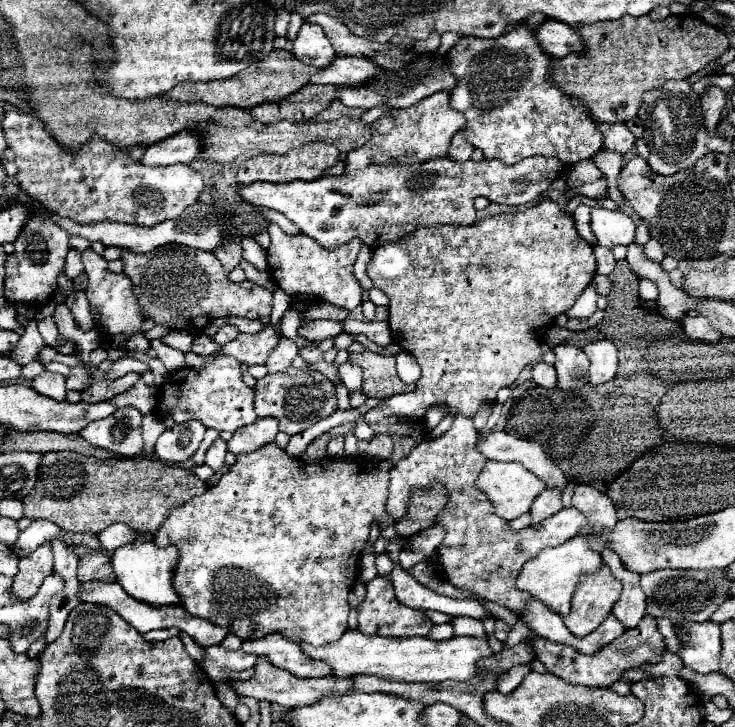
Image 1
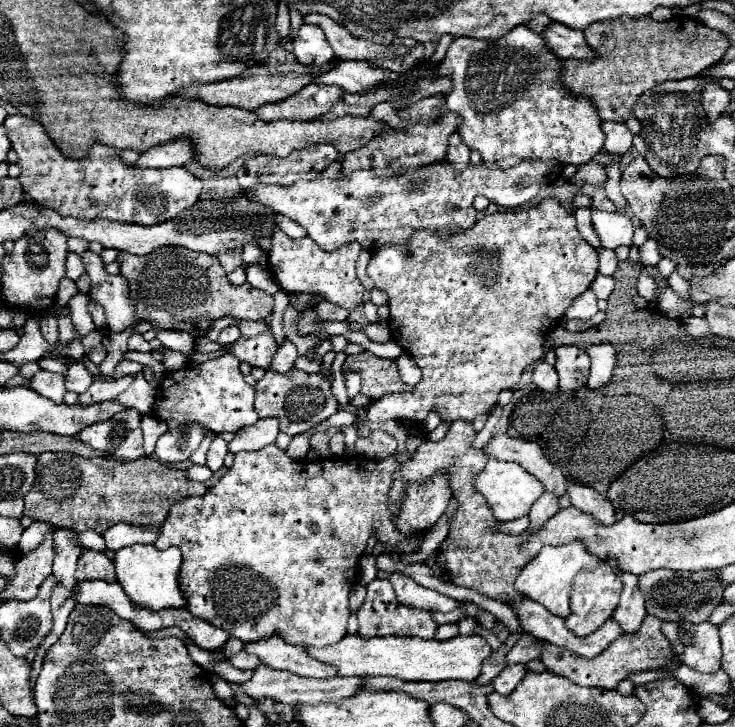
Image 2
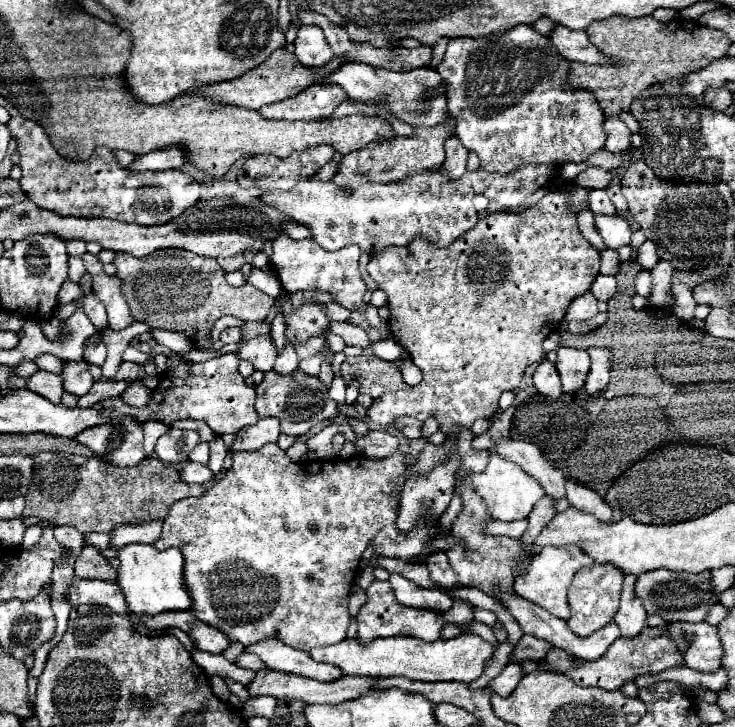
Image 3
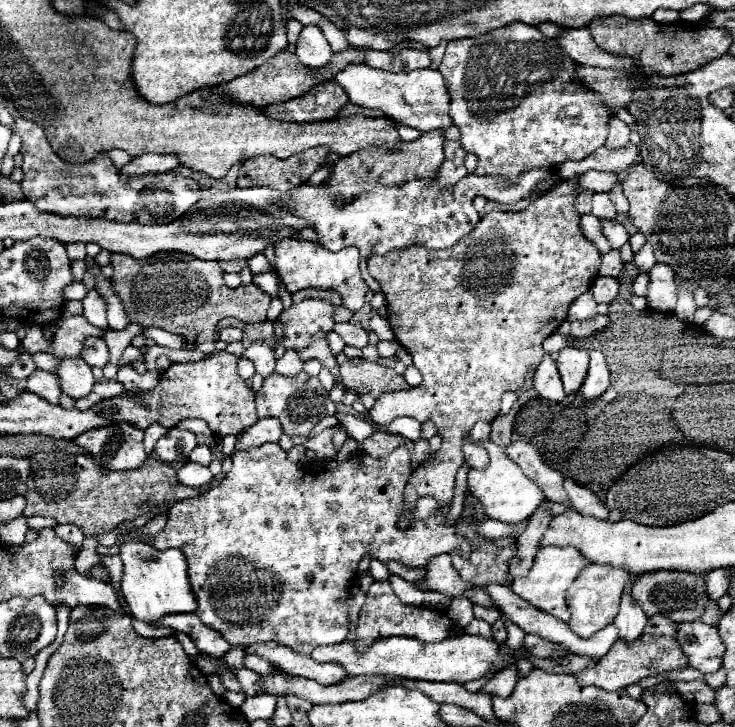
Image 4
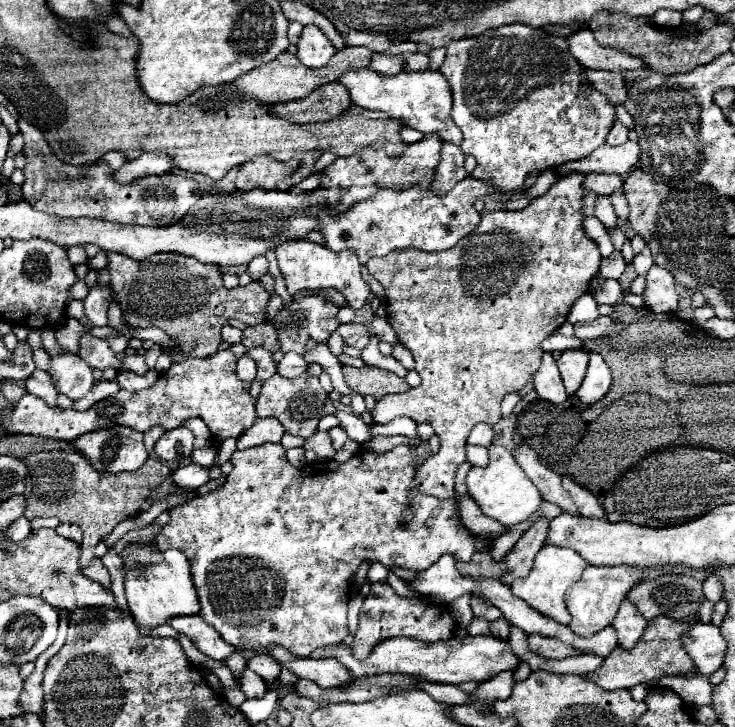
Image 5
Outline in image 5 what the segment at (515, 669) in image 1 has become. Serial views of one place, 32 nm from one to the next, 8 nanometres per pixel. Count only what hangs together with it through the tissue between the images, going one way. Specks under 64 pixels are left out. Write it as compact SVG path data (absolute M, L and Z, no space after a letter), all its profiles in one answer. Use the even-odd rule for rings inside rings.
M500 672L500 676L482 682L470 696L476 700L488 700L490 706L496 700L506 700L512 694L514 686L514 672Z

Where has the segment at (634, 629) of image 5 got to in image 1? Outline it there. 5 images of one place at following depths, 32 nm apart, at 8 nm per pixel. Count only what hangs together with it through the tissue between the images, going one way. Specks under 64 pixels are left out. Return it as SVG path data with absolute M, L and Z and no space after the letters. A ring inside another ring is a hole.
M606 550L602 554L602 560L604 564L610 566L612 574L622 582L622 596L614 604L612 614L624 624L626 630L632 630L646 614L646 596L640 588L640 576L634 572L628 572L614 552Z

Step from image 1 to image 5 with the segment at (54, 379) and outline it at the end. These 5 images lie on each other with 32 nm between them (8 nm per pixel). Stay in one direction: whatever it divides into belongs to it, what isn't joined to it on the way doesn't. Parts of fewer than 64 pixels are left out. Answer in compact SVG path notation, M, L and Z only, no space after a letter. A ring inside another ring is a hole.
M36 368L32 372L32 376L26 380L26 390L30 394L34 394L34 396L40 396L46 404L52 404L52 406L56 404L58 392L56 392L56 388L52 384L52 378L48 376L48 372L44 372L40 368Z

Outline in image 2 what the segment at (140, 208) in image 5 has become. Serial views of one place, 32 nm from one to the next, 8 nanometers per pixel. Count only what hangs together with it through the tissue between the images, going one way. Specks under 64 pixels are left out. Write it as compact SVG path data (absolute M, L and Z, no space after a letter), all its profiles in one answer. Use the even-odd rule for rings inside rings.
M16 114L8 116L4 126L18 154L18 166L22 168L18 180L26 198L42 208L56 210L60 216L74 216L78 220L108 218L152 226L176 218L200 196L202 180L186 168L140 170L126 166L118 158L118 152L104 144L92 146L92 158L70 160L56 150L38 120Z

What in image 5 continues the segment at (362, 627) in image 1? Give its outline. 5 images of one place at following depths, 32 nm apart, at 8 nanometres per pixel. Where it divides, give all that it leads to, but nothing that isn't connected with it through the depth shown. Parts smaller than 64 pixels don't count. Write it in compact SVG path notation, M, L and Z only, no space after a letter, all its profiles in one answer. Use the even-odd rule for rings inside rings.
M376 582L372 584L370 596L364 600L360 608L360 624L354 636L352 654L356 654L358 660L364 660L372 654L372 648L386 638L394 636L406 636L414 640L424 642L438 642L438 640L450 640L456 630L456 620L450 614L450 608L446 604L434 604L428 600L408 600L398 596L388 582Z

